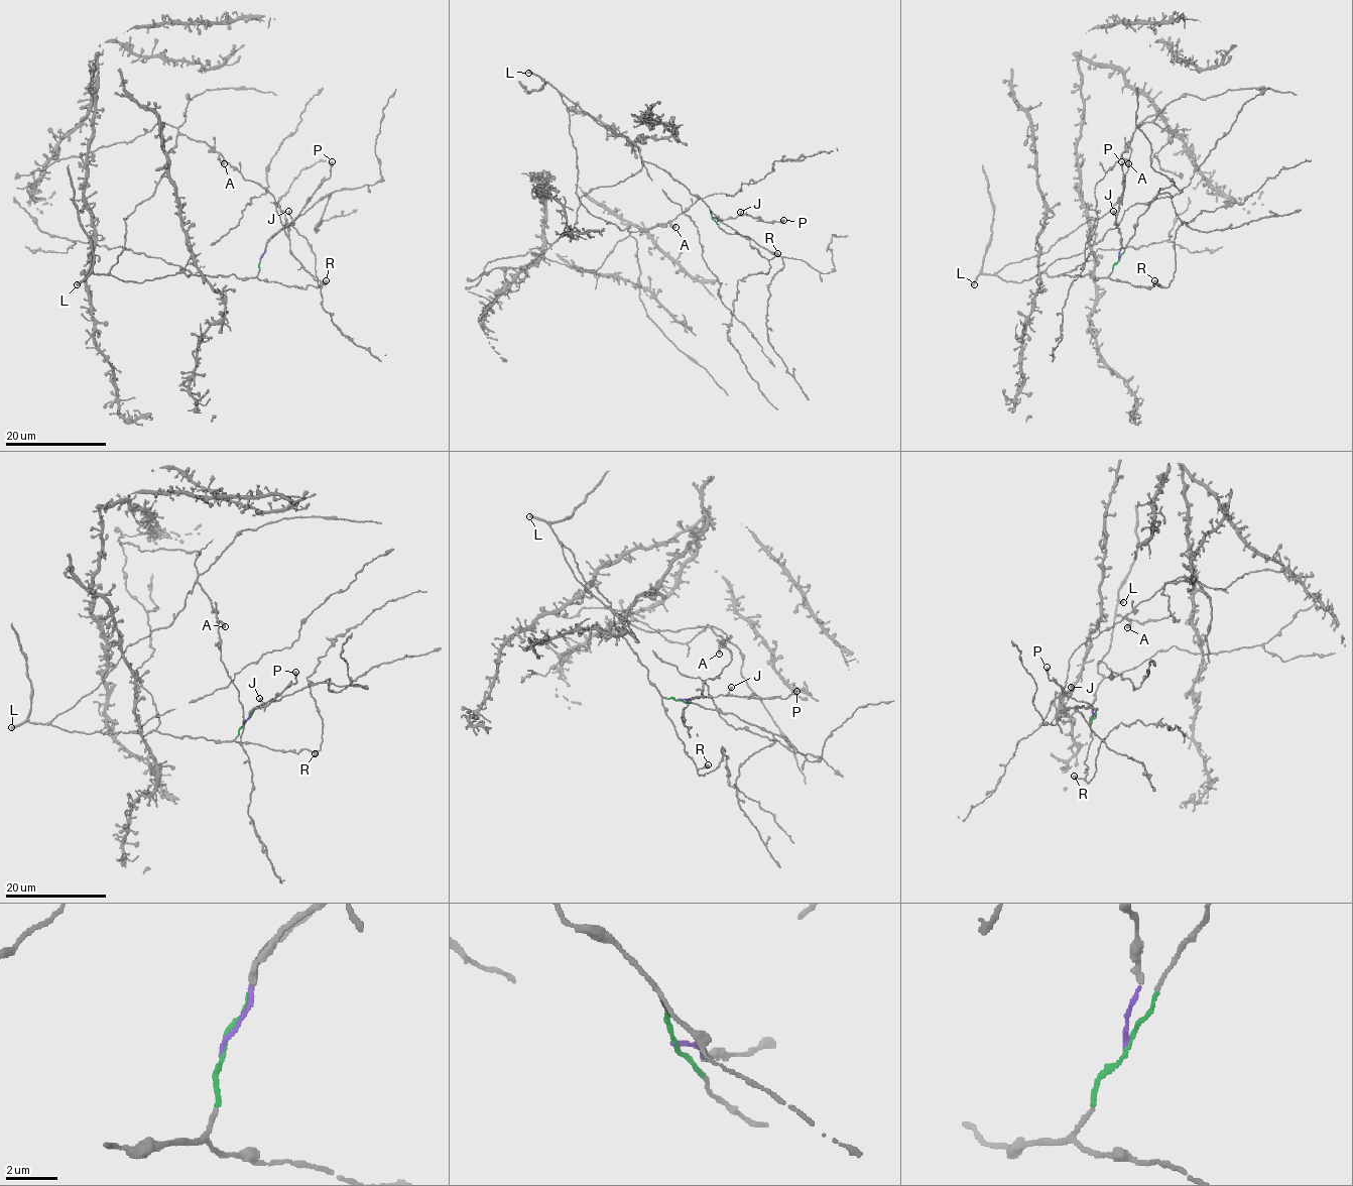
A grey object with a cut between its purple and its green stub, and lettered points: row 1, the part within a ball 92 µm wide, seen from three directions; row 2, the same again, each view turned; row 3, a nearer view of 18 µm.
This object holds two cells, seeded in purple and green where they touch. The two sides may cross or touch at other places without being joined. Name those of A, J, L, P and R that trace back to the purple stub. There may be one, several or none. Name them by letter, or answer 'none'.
J, P

